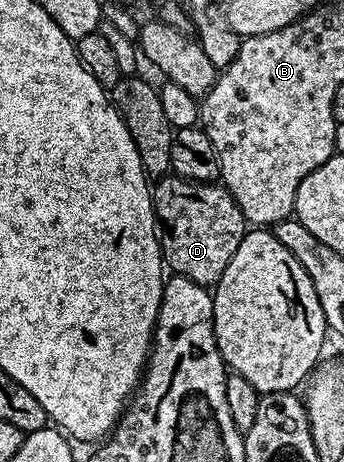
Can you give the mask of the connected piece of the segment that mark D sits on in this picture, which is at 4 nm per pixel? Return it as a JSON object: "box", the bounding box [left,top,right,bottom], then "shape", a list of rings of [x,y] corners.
{"box":[151,176,247,288],"shape":[[[162,176],[151,190],[153,213],[157,216],[161,256],[173,274],[182,274],[206,288],[216,287],[223,268],[231,264],[235,248],[247,233],[247,223],[239,204],[216,181],[199,182],[191,178]]]}

